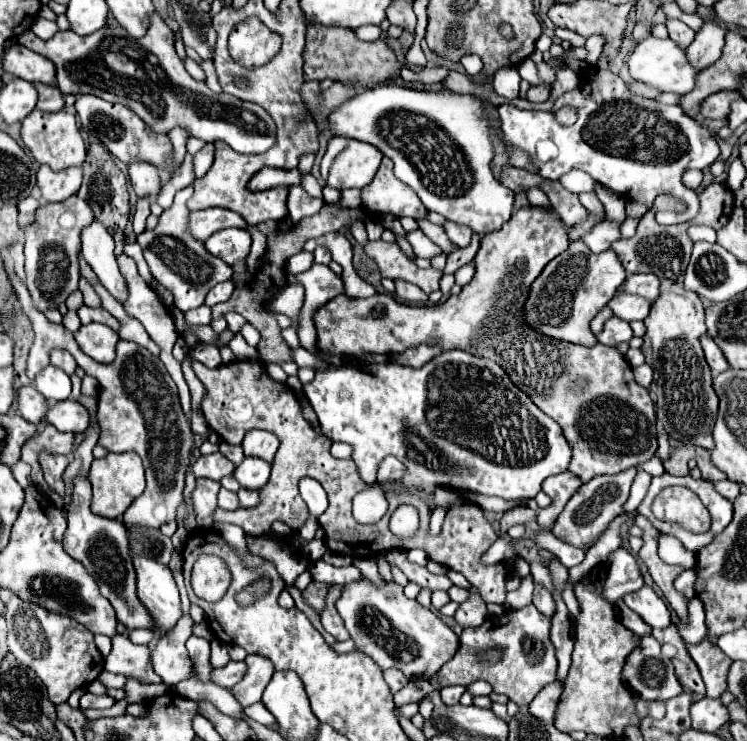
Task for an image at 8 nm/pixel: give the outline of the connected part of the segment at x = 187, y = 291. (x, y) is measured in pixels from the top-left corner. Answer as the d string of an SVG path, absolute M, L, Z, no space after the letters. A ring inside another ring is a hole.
M192 186L182 188L176 198L174 204L162 212L160 222L154 230L144 230L138 236L138 244L144 250L144 258L150 266L150 272L154 276L156 282L160 282L166 290L172 292L174 296L174 304L182 310L188 312L192 308L198 308L204 304L206 294L220 282L230 280L232 278L232 268L226 266L222 260L206 254L206 248L202 242L194 242L190 238L190 234L186 234L186 218L188 218L188 196L192 194Z

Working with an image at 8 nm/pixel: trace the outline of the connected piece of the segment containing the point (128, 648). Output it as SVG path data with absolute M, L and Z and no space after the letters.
M124 634L112 636L112 652L106 658L108 670L126 678L136 678L142 684L160 684L162 678L150 670L148 646L132 644Z

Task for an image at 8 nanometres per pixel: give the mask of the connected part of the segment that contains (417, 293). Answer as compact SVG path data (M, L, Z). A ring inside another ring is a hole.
M395 280L395 296L402 302L410 302L410 304L428 304L428 294L424 294L418 286L404 282L404 280Z

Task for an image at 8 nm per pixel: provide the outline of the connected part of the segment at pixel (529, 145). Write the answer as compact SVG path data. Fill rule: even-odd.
M592 68L592 70L582 70L580 76L582 76L582 88L574 88L562 94L560 98L556 98L550 112L520 110L512 104L499 106L497 110L502 123L504 140L510 146L518 146L518 150L526 152L542 178L560 180L570 170L584 170L596 182L610 188L612 192L630 196L636 202L646 202L648 208L652 206L658 194L668 194L686 204L686 214L692 220L698 212L698 198L696 198L696 192L690 192L688 188L684 188L680 178L686 168L702 170L720 156L720 148L714 134L698 120L686 116L680 106L668 106L658 100L650 100L650 98L642 98L634 94L630 90L630 82L622 80L618 74L612 74L610 70ZM564 104L572 104L578 108L578 120L574 126L560 126L554 120L554 110L562 108Z

